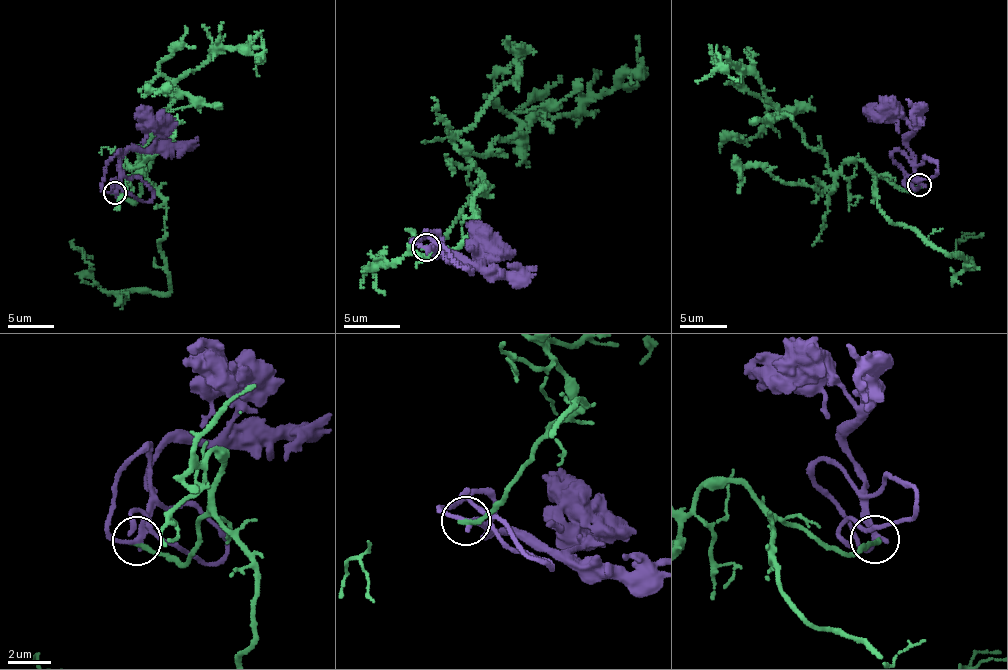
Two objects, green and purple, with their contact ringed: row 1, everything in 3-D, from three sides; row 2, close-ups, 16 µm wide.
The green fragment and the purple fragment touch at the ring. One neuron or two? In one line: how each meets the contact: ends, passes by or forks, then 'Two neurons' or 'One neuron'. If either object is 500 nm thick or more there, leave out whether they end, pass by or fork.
At the ring green ends. At the ring purple passes by. Two neurons

